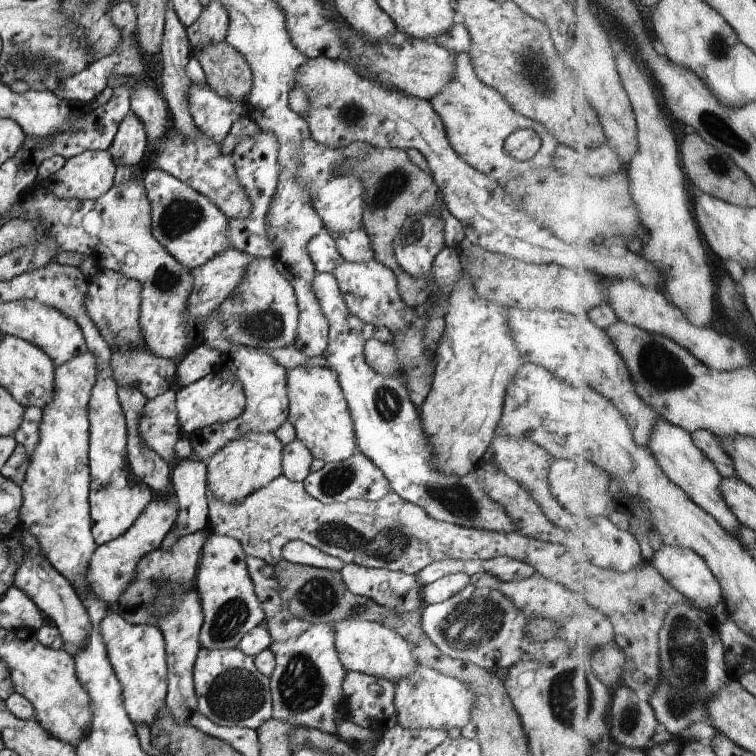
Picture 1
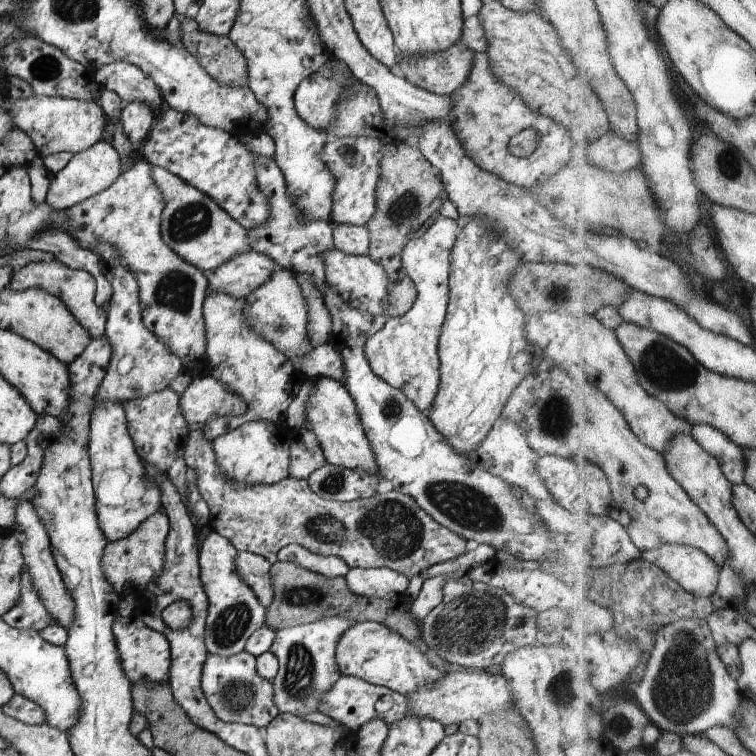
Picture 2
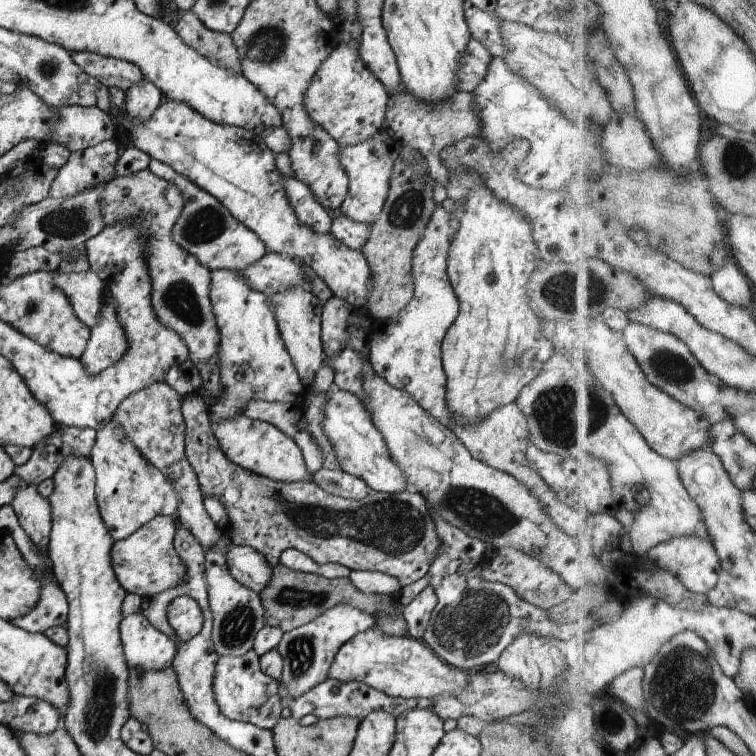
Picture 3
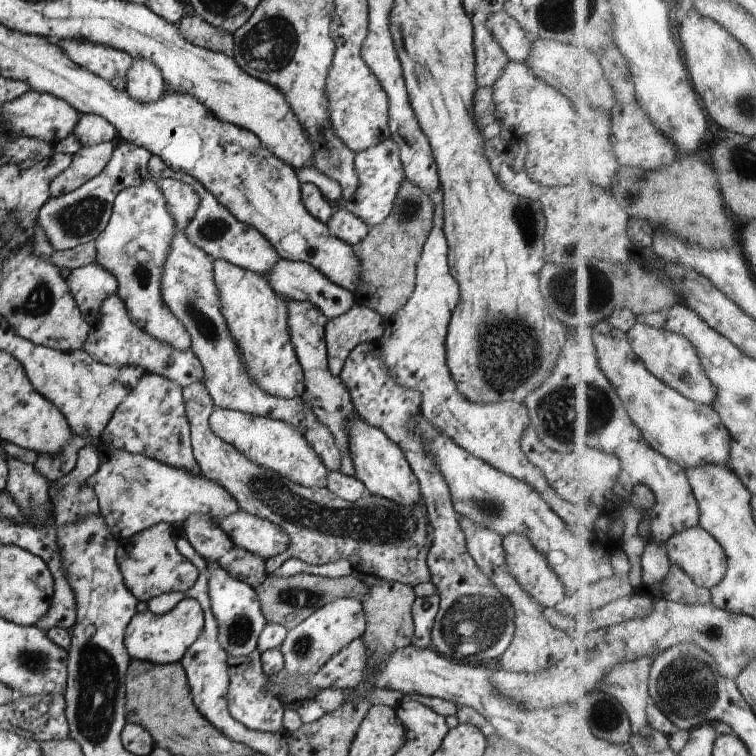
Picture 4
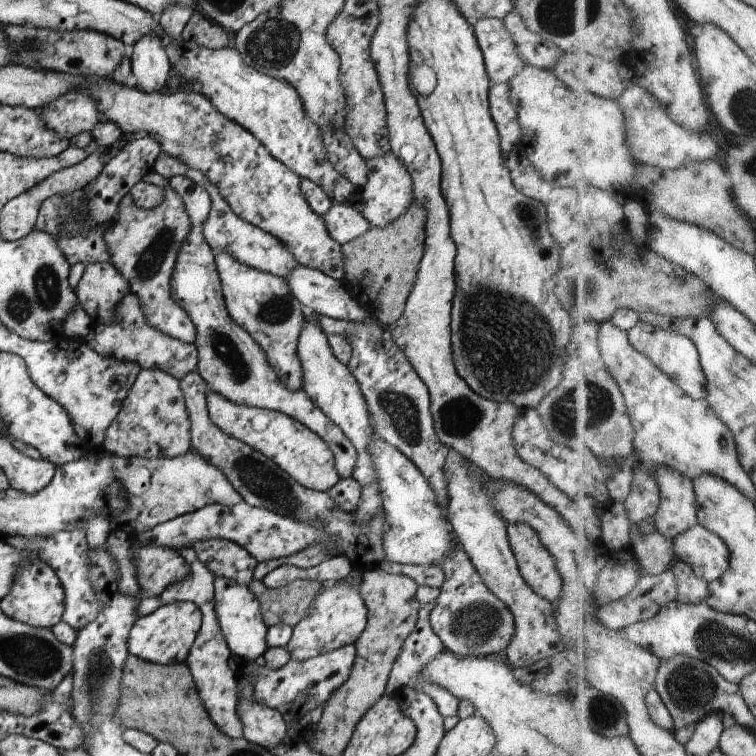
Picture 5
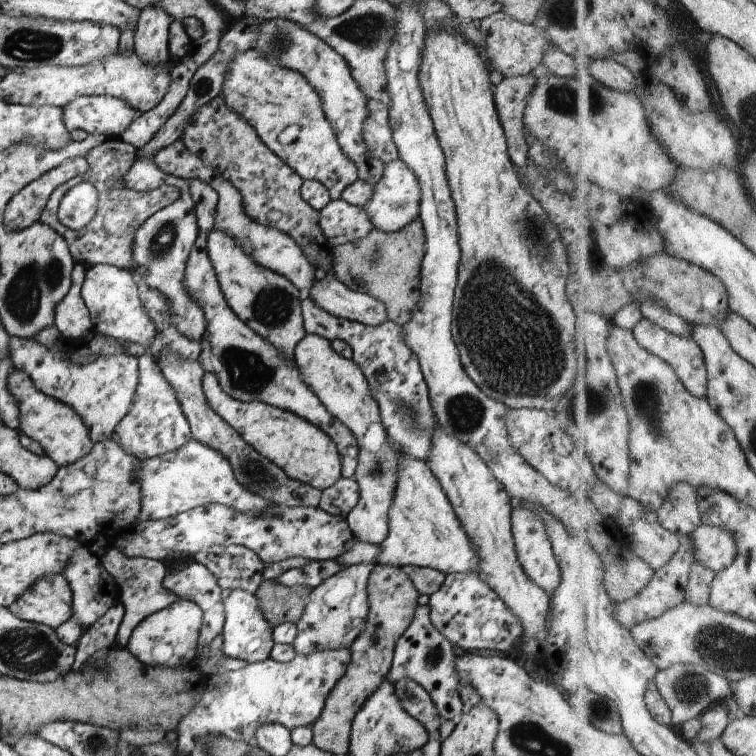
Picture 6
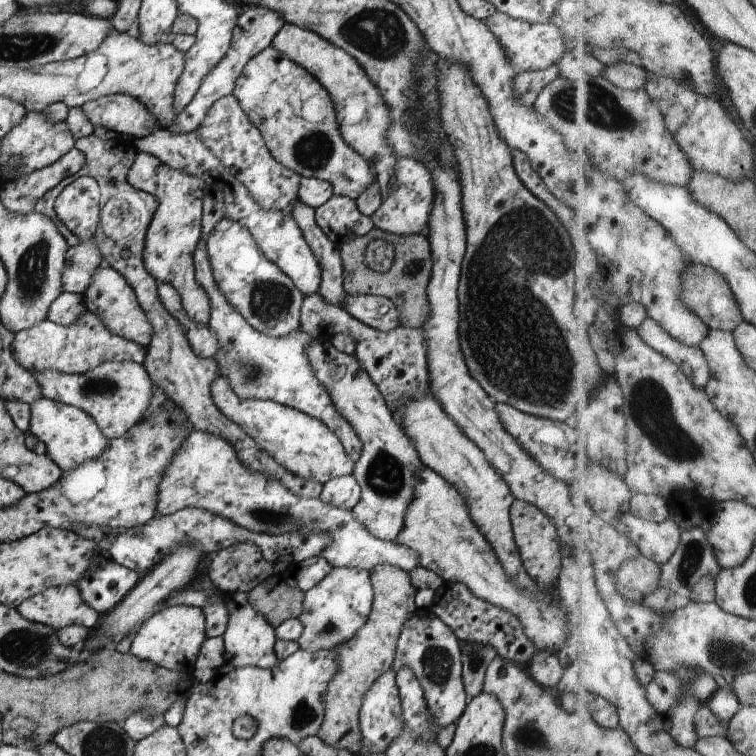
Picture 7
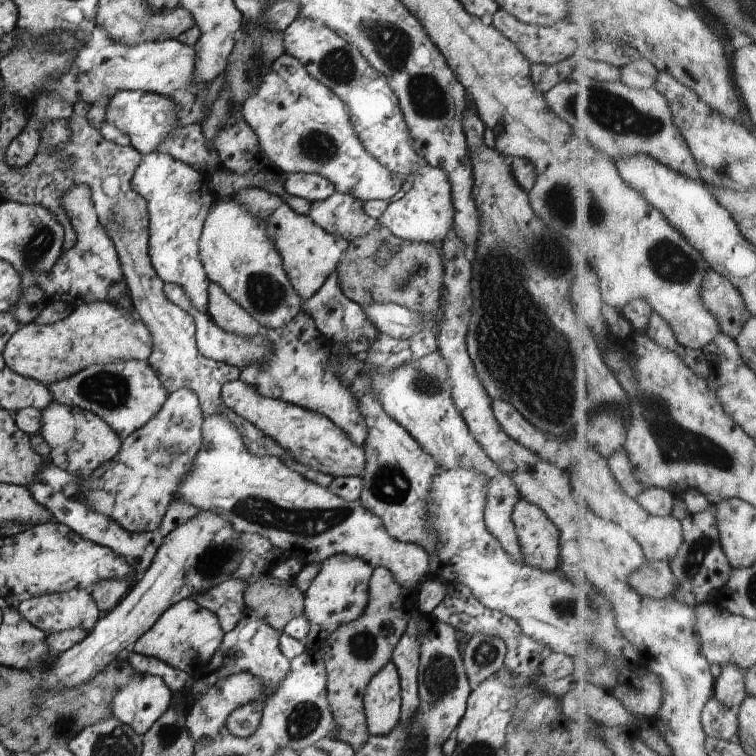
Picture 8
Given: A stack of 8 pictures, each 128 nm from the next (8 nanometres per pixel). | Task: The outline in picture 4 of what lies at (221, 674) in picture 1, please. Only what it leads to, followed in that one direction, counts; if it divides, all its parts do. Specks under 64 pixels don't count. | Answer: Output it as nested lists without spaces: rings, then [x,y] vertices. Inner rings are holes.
[[[256,648],[246,656],[228,656],[227,663],[228,690],[226,690],[226,698],[232,718],[235,718],[250,730],[272,733],[283,732],[282,716],[285,710],[277,697],[268,690],[271,678],[263,671],[261,652]]]

